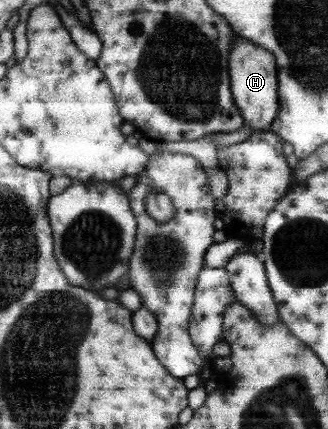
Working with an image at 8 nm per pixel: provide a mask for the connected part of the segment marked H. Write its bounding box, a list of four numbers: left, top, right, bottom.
[229,36,281,134]

